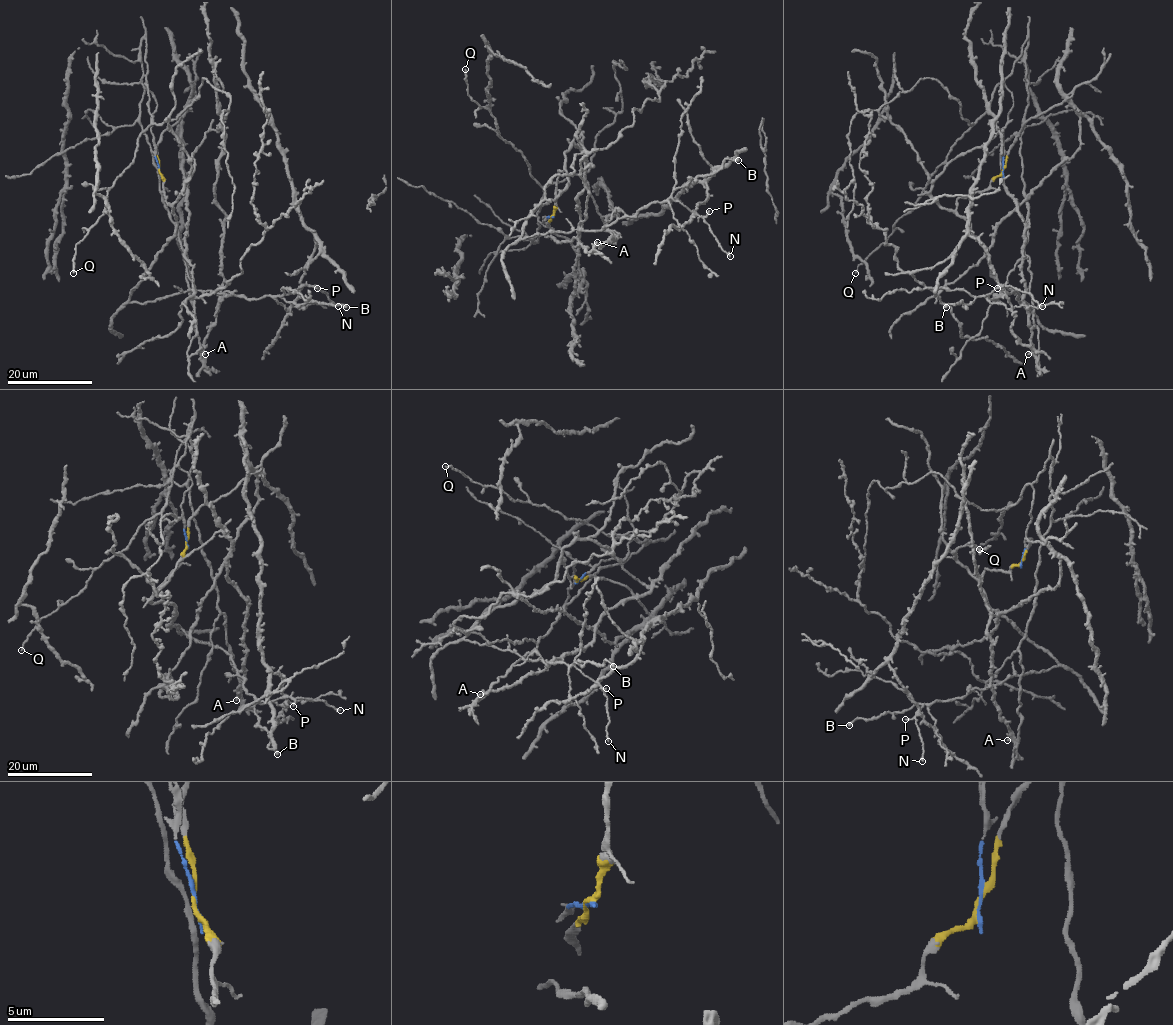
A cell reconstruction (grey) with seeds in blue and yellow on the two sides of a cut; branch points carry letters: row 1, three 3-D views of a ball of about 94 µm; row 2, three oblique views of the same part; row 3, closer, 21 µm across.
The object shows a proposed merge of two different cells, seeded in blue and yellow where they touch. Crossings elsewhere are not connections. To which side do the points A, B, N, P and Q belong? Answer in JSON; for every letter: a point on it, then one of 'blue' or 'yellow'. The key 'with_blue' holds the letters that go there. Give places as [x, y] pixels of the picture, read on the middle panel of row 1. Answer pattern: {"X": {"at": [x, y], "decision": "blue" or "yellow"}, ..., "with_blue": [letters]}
{"A": {"at": [597, 242], "decision": "blue"}, "B": {"at": [738, 160], "decision": "yellow"}, "N": {"at": [730, 256], "decision": "yellow"}, "P": {"at": [709, 211], "decision": "yellow"}, "Q": {"at": [465, 69], "decision": "blue"}, "with_blue": ["A", "Q"]}

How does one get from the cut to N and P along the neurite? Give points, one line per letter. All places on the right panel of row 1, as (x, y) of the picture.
N: (1003, 170), (956, 211), (990, 273), (1024, 302), (1017, 290), (984, 295), (1004, 285), (1042, 306)
P: (1003, 170), (956, 211), (990, 273), (1024, 302), (1017, 290), (984, 295), (996, 288)

